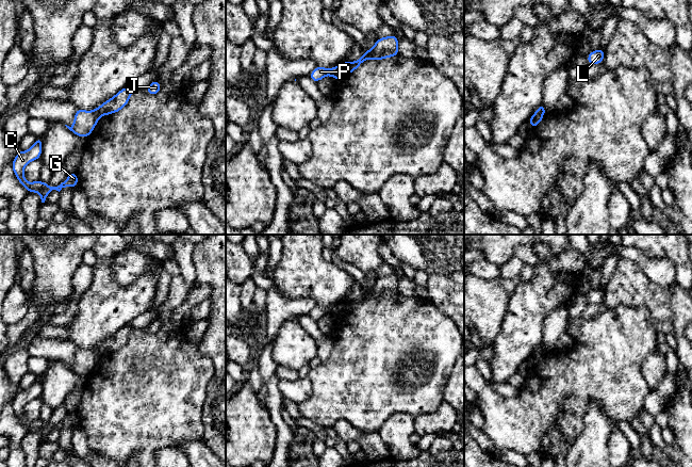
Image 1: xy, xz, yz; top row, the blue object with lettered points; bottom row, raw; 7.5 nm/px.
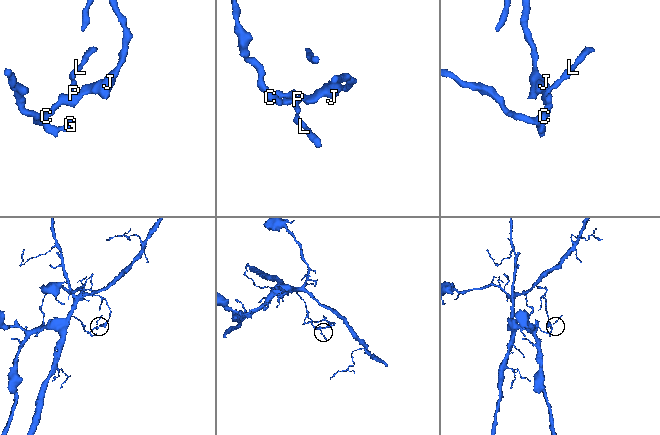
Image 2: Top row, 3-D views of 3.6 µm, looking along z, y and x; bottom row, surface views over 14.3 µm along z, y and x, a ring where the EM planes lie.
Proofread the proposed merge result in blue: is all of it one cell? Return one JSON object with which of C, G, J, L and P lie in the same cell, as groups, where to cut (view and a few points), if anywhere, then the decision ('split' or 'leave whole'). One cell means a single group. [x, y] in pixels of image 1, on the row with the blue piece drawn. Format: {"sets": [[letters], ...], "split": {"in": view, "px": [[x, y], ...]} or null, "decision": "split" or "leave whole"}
{"sets": [["C", "G", "L", "P"], ["J"]], "split": {"in": "xz", "px": [[333, 68], [330, 74]]}, "decision": "split"}

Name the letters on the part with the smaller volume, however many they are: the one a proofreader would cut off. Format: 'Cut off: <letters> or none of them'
Cut off: J

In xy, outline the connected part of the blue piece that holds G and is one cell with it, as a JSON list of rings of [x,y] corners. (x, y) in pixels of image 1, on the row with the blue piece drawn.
[[[37,138],[33,146],[29,150],[19,150],[19,152],[13,160],[12,168],[19,183],[27,189],[28,193],[37,192],[40,195],[42,203],[45,203],[47,195],[52,190],[56,190],[60,192],[65,187],[71,187],[75,189],[78,186],[78,176],[77,173],[69,173],[68,179],[66,181],[62,181],[56,187],[49,187],[47,183],[40,180],[29,183],[24,178],[23,168],[28,163],[42,157],[42,145],[42,138]]]

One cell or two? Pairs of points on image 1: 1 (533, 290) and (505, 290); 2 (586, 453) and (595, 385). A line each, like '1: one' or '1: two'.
1: two
2: two

